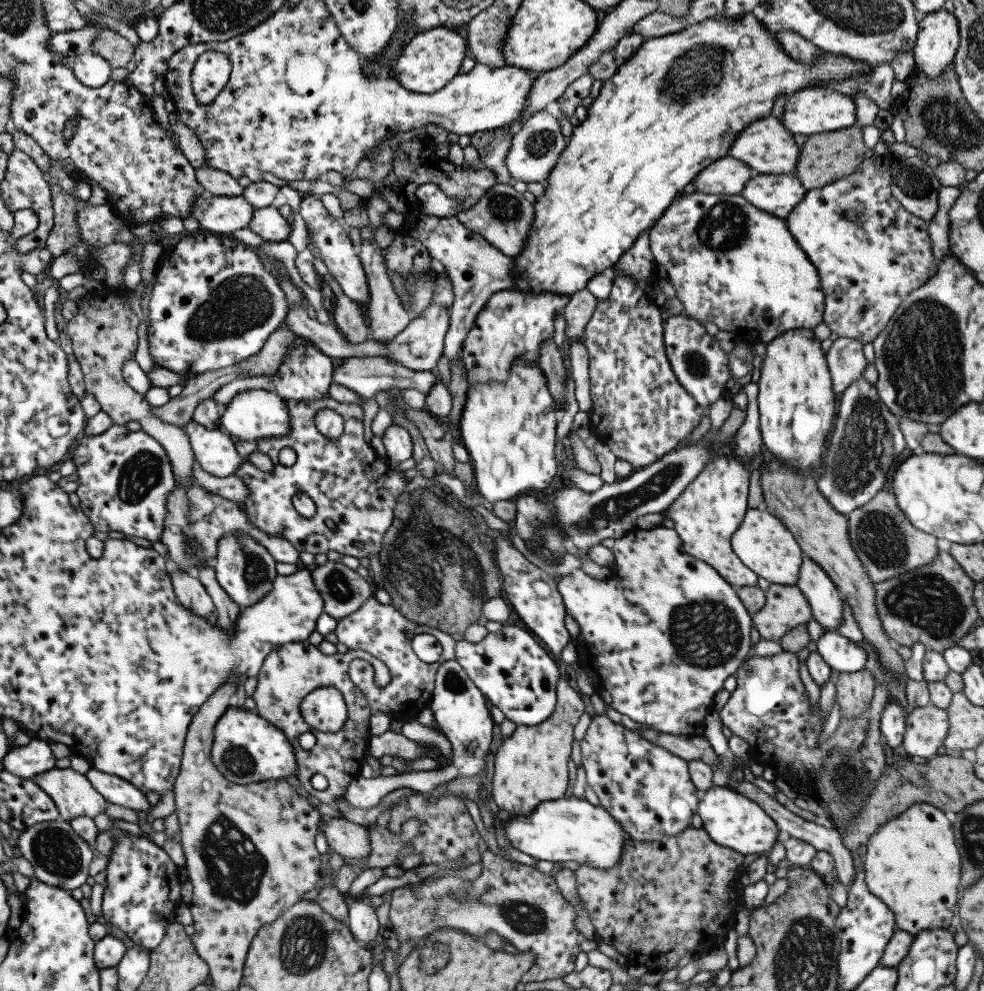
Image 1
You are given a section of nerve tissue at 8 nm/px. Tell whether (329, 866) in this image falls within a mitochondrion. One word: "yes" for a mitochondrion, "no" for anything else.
no

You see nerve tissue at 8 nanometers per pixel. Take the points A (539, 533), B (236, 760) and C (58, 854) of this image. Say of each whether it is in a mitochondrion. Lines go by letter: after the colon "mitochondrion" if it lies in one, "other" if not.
A: mitochondrion
B: mitochondrion
C: mitochondrion

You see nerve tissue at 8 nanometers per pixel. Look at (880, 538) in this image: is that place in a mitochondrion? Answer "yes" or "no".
yes

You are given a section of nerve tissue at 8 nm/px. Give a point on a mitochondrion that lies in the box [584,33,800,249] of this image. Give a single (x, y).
(698, 71)

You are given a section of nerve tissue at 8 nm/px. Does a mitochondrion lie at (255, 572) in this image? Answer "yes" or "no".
yes

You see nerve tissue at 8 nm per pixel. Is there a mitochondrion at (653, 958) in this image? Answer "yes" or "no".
no

